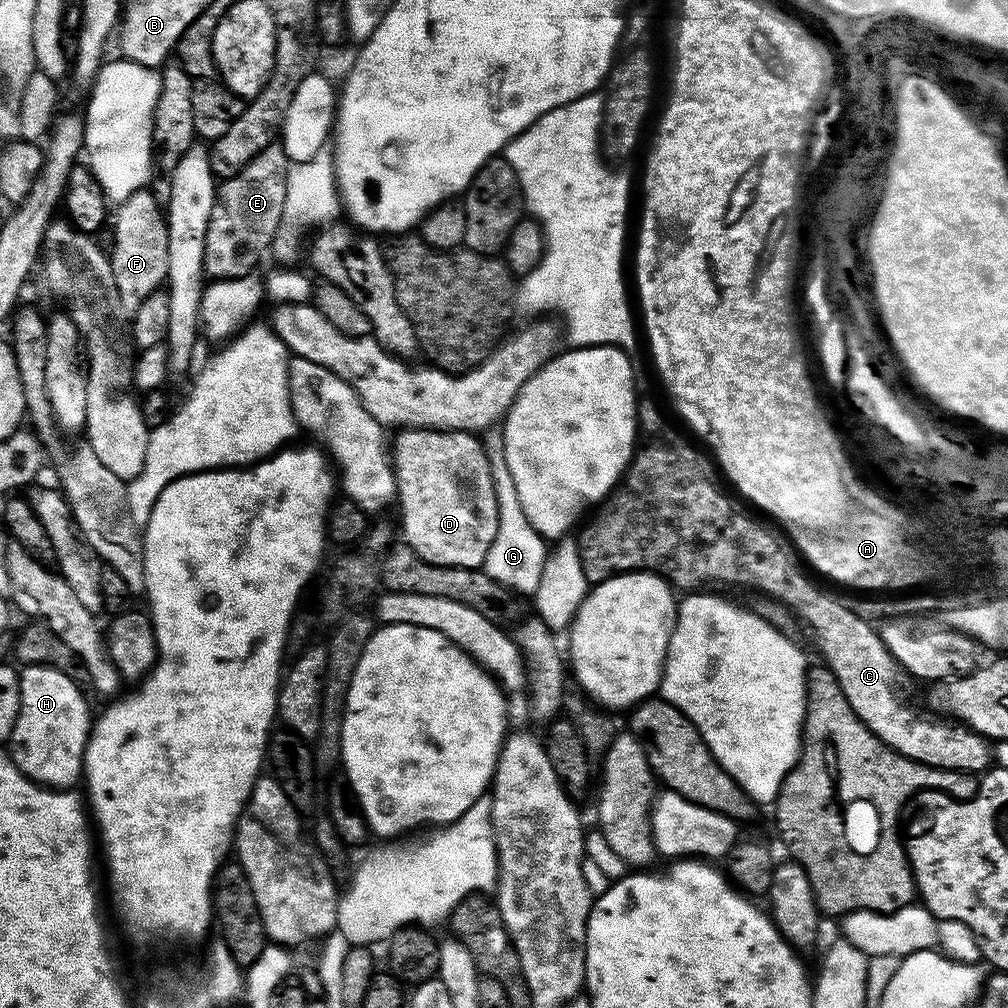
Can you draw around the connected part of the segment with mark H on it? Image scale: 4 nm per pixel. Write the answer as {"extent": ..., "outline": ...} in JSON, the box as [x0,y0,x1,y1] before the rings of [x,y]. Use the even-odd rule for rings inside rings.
{"extent":[10,664,94,789],"outline":[[[30,664],[23,671],[19,673],[20,713],[10,741],[10,755],[14,766],[25,778],[45,788],[71,789],[71,784],[75,780],[79,781],[84,771],[84,751],[94,723],[94,716],[88,713],[88,704],[84,701],[87,700],[85,693],[80,691],[69,676],[47,668],[45,664]]]}

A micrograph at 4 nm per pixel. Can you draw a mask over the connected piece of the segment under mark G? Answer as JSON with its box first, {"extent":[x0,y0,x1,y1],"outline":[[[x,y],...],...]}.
{"extent":[482,430,549,594],"outline":[[[496,430],[485,431],[482,443],[494,482],[494,498],[498,502],[498,534],[494,534],[490,550],[486,550],[482,570],[491,580],[513,593],[533,594],[538,590],[543,564],[549,556],[549,549],[544,548],[545,537],[534,530],[534,526],[530,526],[530,518],[526,518],[526,510],[522,510],[522,498],[518,498],[518,486],[514,486],[514,474],[510,474],[510,466],[506,462],[503,435]]]}

